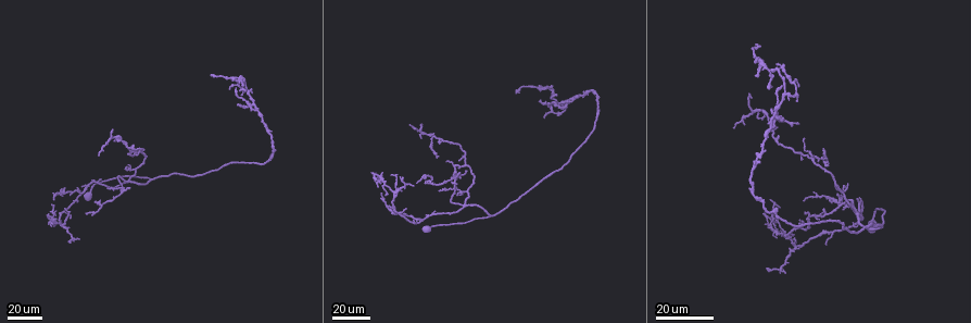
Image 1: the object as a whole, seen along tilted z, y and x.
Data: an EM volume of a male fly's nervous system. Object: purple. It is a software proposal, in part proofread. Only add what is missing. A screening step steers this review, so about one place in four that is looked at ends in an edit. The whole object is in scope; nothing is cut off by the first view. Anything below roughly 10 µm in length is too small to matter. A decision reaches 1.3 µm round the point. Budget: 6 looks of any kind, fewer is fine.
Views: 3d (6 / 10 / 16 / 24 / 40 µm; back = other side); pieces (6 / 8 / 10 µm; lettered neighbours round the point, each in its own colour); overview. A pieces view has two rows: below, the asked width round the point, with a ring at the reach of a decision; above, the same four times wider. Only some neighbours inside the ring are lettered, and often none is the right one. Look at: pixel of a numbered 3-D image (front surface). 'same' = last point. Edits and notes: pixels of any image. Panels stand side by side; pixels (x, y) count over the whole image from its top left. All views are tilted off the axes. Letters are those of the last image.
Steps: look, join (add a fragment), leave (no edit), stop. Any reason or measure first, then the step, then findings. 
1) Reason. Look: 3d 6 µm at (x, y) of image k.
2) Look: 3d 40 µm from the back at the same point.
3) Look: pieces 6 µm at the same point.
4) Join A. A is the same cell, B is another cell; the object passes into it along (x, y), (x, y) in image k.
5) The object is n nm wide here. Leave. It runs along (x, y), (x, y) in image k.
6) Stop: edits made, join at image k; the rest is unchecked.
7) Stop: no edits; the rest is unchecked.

Free end. Look: 3d 40 µm at (751, 94) of image 1.

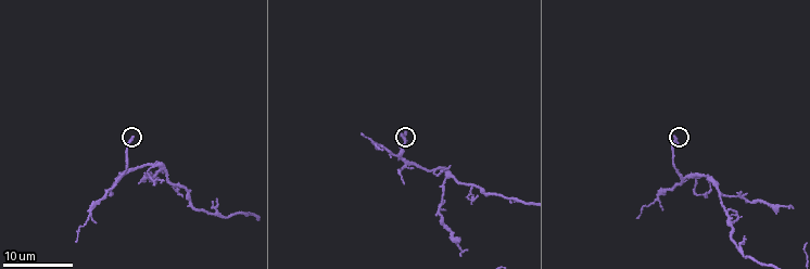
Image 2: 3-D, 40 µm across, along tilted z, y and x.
See the neighbours. Look: pieces 8 µm at (130, 138) of image 2.

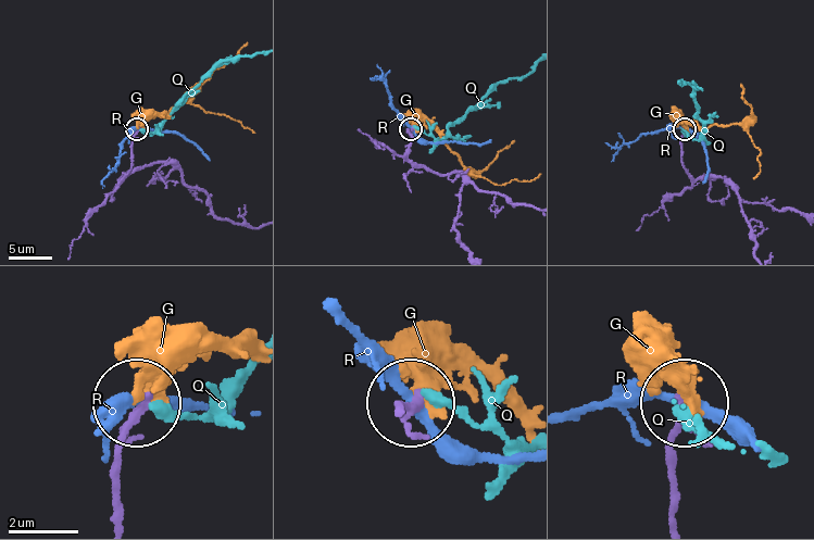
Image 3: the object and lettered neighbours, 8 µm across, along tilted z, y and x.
Leave. G, Q and R are other cells; none of them fits.

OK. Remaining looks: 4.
Branch stops here. Look: 3d 24 µm at (416, 181) of image 1.

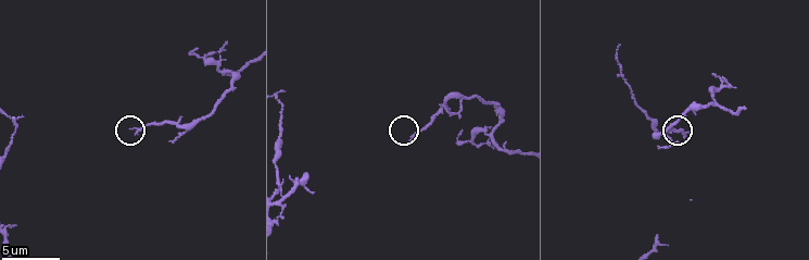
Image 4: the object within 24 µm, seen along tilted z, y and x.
Look: pieces 8 µm at (408, 143) of image 4.

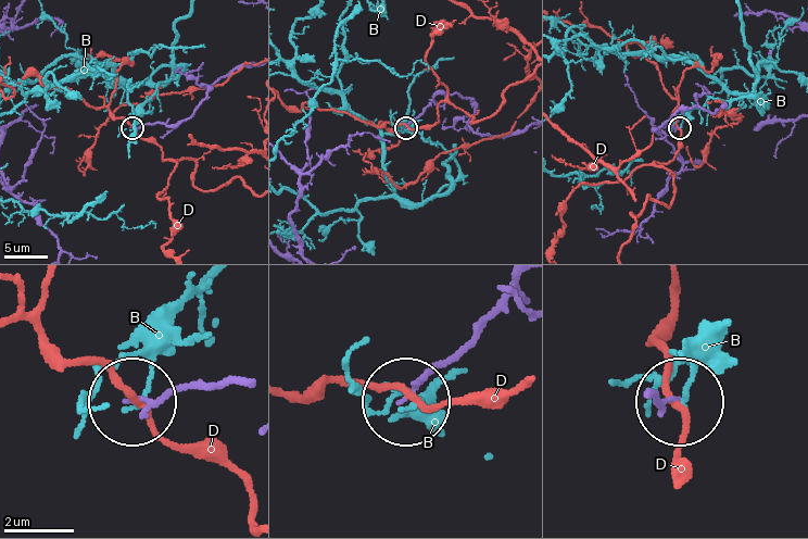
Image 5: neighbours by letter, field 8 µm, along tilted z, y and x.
The object is 110 nm wide here. Leave. B and D are other cells; no lettered fragment goes on from it.

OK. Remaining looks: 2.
Branch stops here. Look: 3d 40 µm at (552, 101) of image 1.

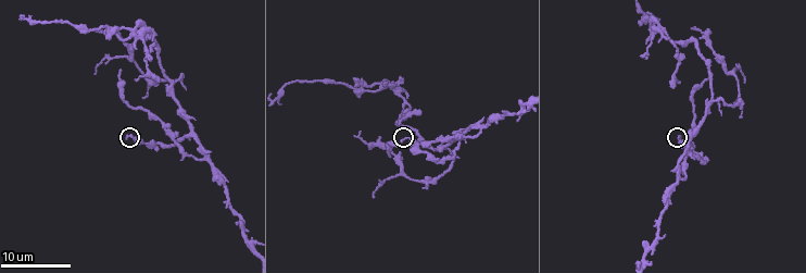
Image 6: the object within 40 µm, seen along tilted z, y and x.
Look: pieces 10 µm at (125, 136) of image 6.

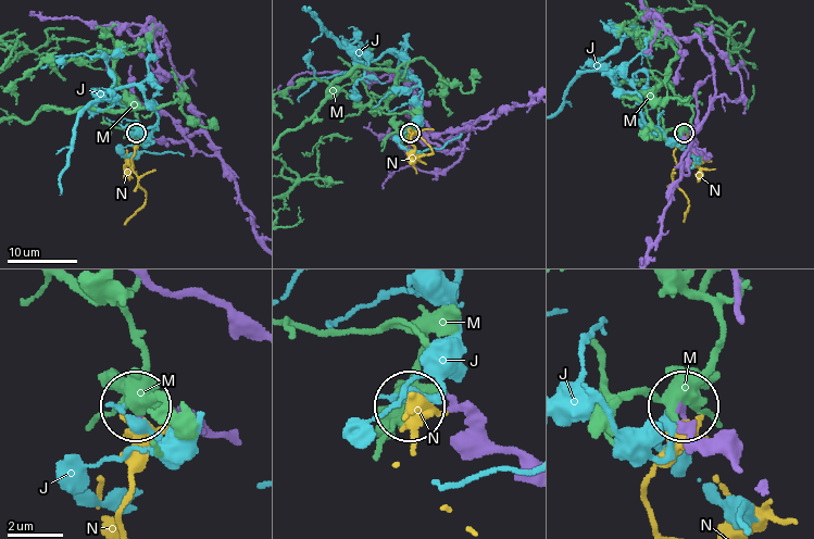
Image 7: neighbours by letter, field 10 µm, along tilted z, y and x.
The object is 170 nm wide here. Leave. J, M and N are other cells; it runs along (737, 468), (676, 421), (680, 404) in image 7; none of them fits.

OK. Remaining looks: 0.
Stop: no edits; the rest is unchecked.

